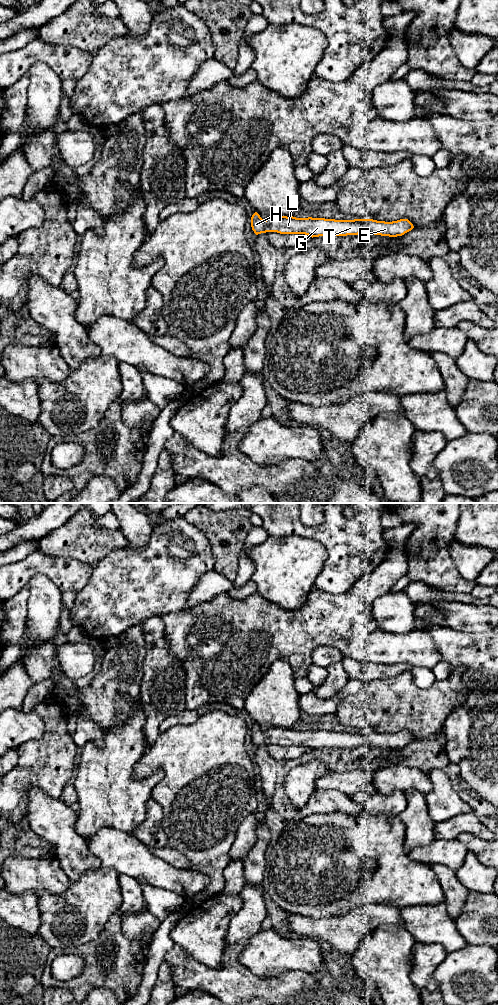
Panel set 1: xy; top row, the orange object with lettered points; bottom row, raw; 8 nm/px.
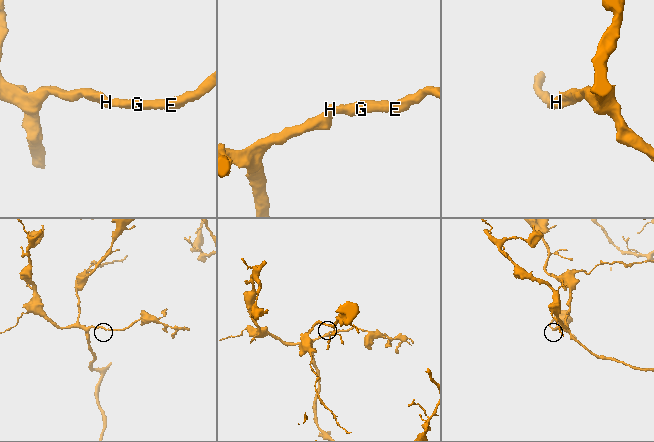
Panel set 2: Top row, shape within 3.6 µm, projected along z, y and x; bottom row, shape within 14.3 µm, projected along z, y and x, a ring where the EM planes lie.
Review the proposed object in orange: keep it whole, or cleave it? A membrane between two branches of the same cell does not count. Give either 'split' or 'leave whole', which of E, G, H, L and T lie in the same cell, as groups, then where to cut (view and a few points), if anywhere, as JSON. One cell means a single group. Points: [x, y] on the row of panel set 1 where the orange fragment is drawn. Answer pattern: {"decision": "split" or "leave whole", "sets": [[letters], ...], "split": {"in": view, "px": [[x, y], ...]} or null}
{"decision": "leave whole", "sets": [["E", "G", "H", "L", "T"]], "split": null}

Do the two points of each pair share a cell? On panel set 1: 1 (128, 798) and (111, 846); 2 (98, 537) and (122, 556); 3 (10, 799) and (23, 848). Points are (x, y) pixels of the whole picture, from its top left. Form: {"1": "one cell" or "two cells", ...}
{"1": "two cells", "2": "two cells", "3": "two cells"}

